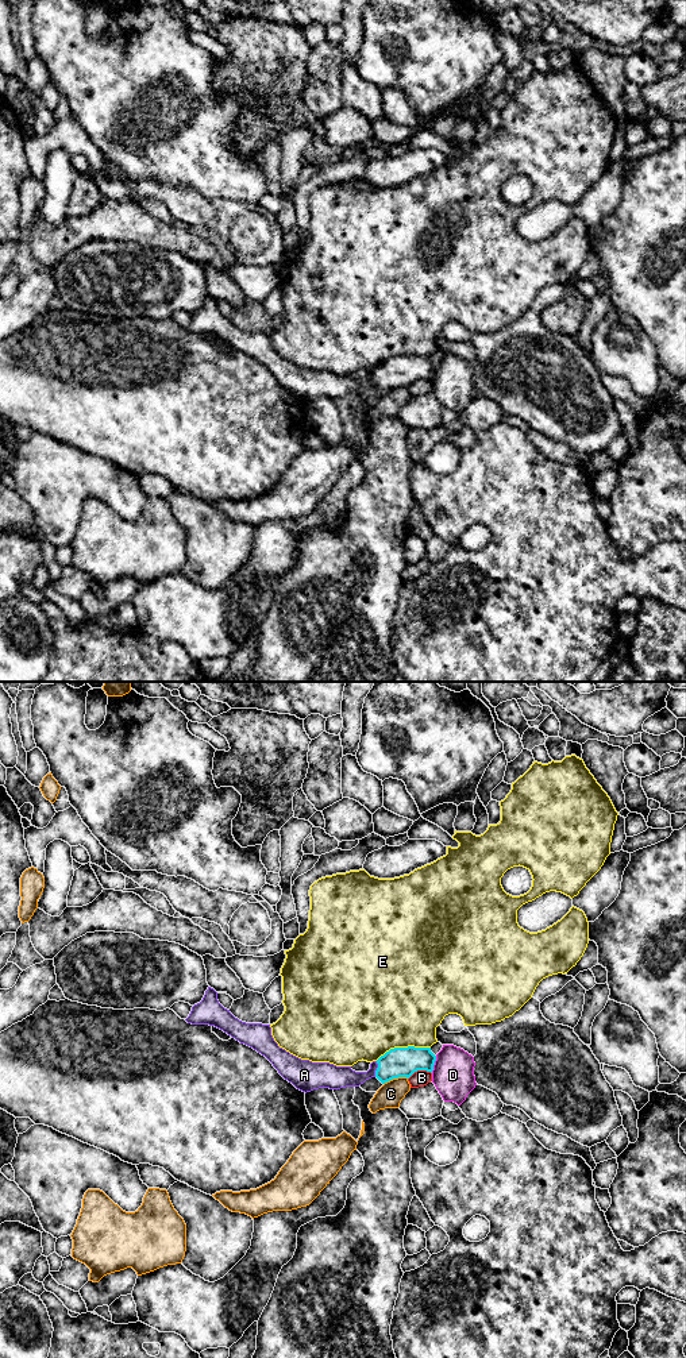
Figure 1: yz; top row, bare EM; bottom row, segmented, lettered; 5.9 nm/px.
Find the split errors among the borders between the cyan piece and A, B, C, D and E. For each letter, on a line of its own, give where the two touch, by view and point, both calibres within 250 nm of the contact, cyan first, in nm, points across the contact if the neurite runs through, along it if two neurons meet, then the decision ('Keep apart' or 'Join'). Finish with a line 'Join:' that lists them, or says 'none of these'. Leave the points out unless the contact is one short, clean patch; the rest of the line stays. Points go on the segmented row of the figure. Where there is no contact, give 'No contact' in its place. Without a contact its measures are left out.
A: Touches cyan at yz (377, 1069). Thickness 180 nm (cyan) against 140 nm. Path across: yz (397, 1063), (384, 1069), (377, 1069), (359, 1077), (336, 1077). Join
B: Touches cyan at yz (419, 1069). Thickness 180 nm (cyan) against 100 nm. Boundary: yz (431, 1072), (416, 1071), (408, 1079). Keep apart
C: Touches cyan at yz (394, 1077). Thickness 180 nm (cyan) against 150 nm. Keep apart
D: Touches cyan at yz (434, 1064). Thickness 180 nm (cyan) against 240 nm. Boundary: yz (436, 1056), (431, 1072). Keep apart
E: Touches cyan at yz (403, 1048). Thickness 180 nm (cyan) against 500 nm. Keep apart
Join: A

